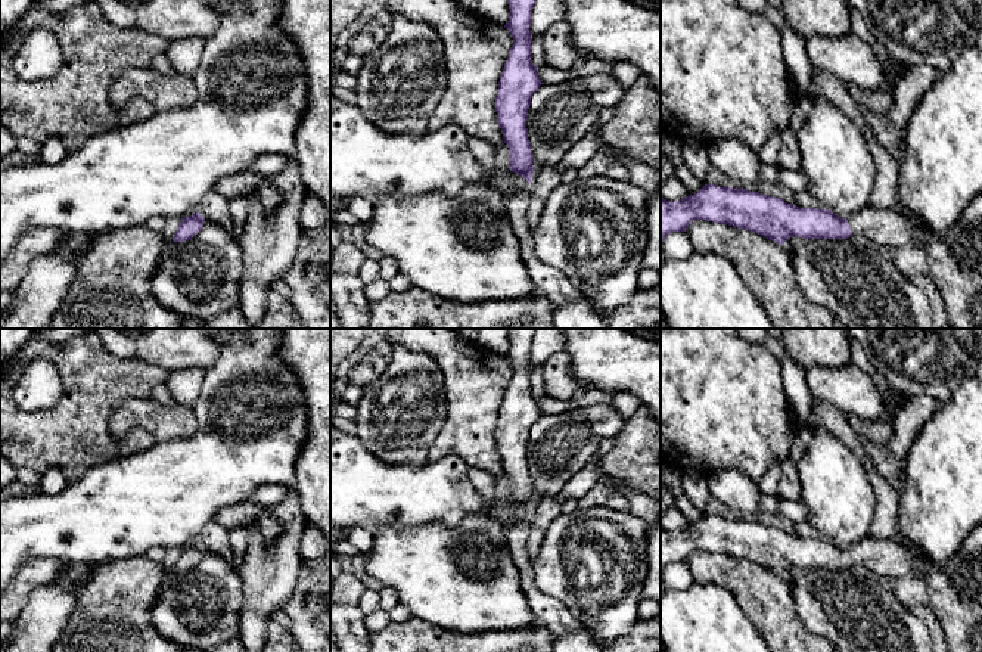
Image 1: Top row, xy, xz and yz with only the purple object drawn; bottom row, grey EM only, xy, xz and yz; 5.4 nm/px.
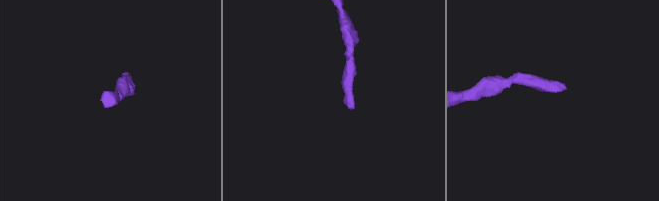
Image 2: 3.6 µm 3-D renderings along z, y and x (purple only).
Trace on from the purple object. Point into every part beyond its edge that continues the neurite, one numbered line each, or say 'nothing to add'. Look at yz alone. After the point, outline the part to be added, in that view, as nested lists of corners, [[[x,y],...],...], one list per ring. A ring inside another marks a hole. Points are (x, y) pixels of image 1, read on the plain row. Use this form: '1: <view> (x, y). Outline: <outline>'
1: yz (886, 558). Outline: [[[866,537],[846,549],[852,565],[866,566],[886,578],[911,577],[926,580],[932,571],[929,561],[901,541]]]

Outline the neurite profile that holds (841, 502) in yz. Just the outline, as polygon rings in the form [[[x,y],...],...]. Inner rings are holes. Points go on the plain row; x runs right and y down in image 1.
[[[824,428],[811,431],[811,443],[796,463],[799,502],[807,507],[812,527],[838,547],[848,549],[867,537],[877,507],[876,493],[866,466],[845,443]]]

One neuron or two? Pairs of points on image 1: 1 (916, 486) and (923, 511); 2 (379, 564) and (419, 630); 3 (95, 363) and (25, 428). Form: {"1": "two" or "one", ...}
{"1": "one", "2": "two", "3": "one"}

